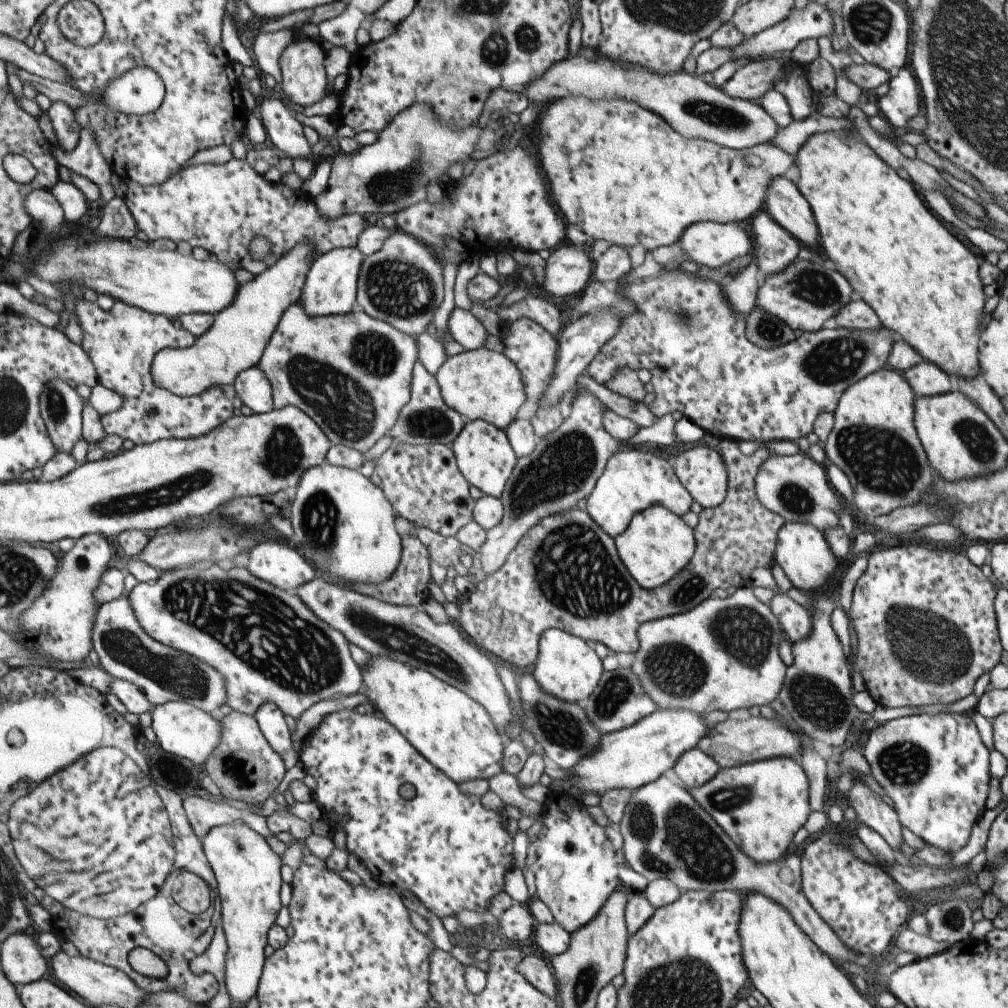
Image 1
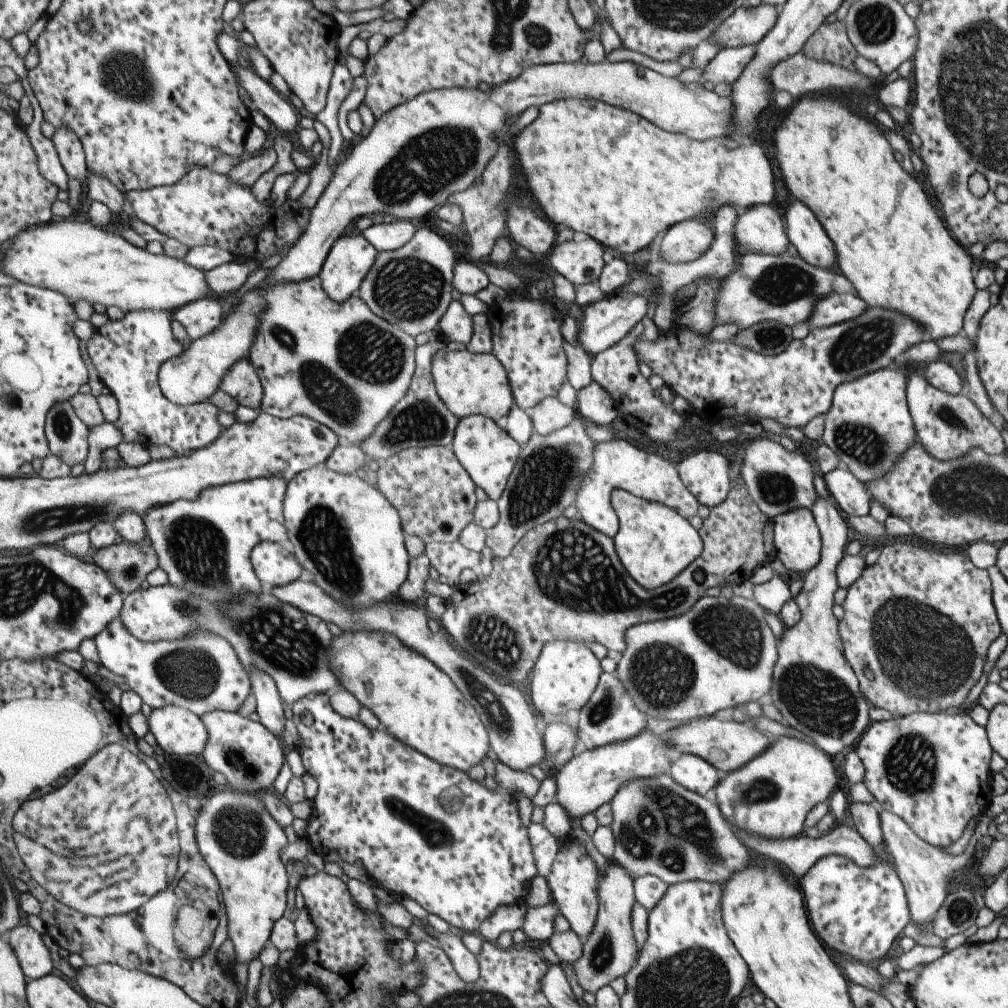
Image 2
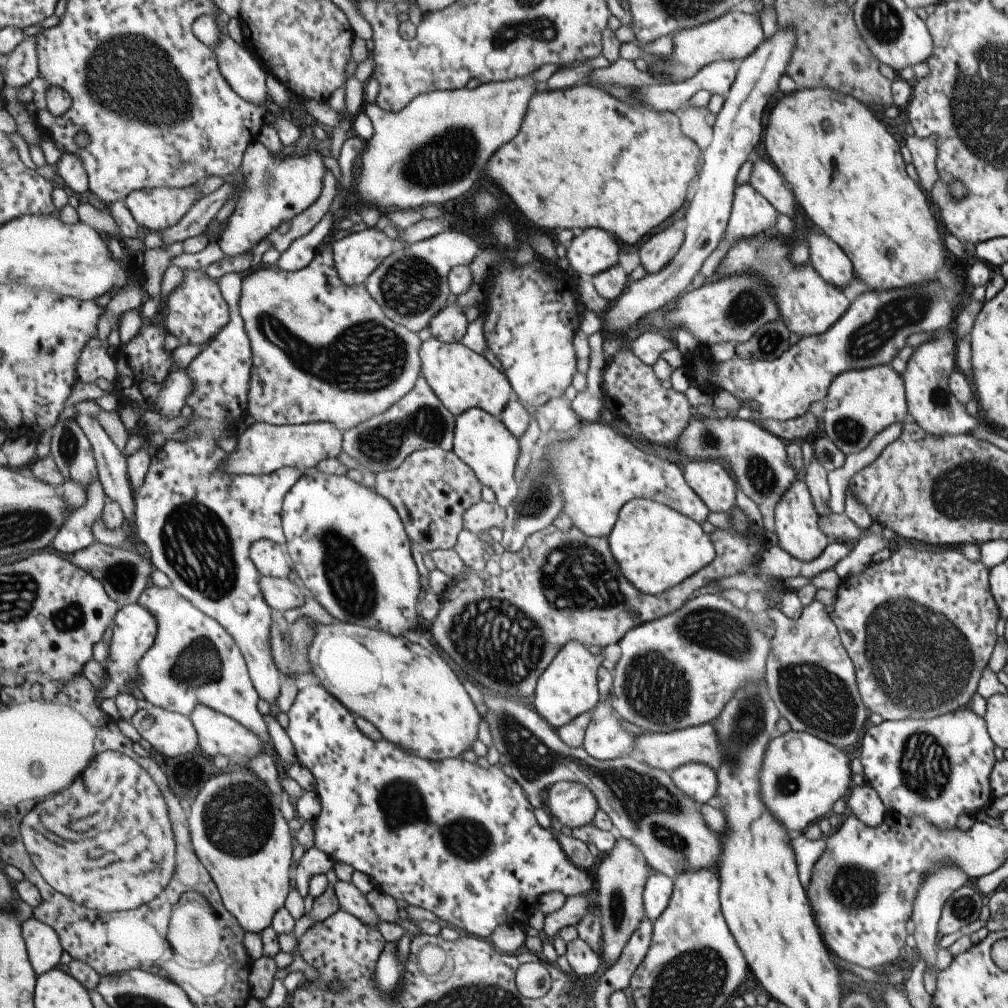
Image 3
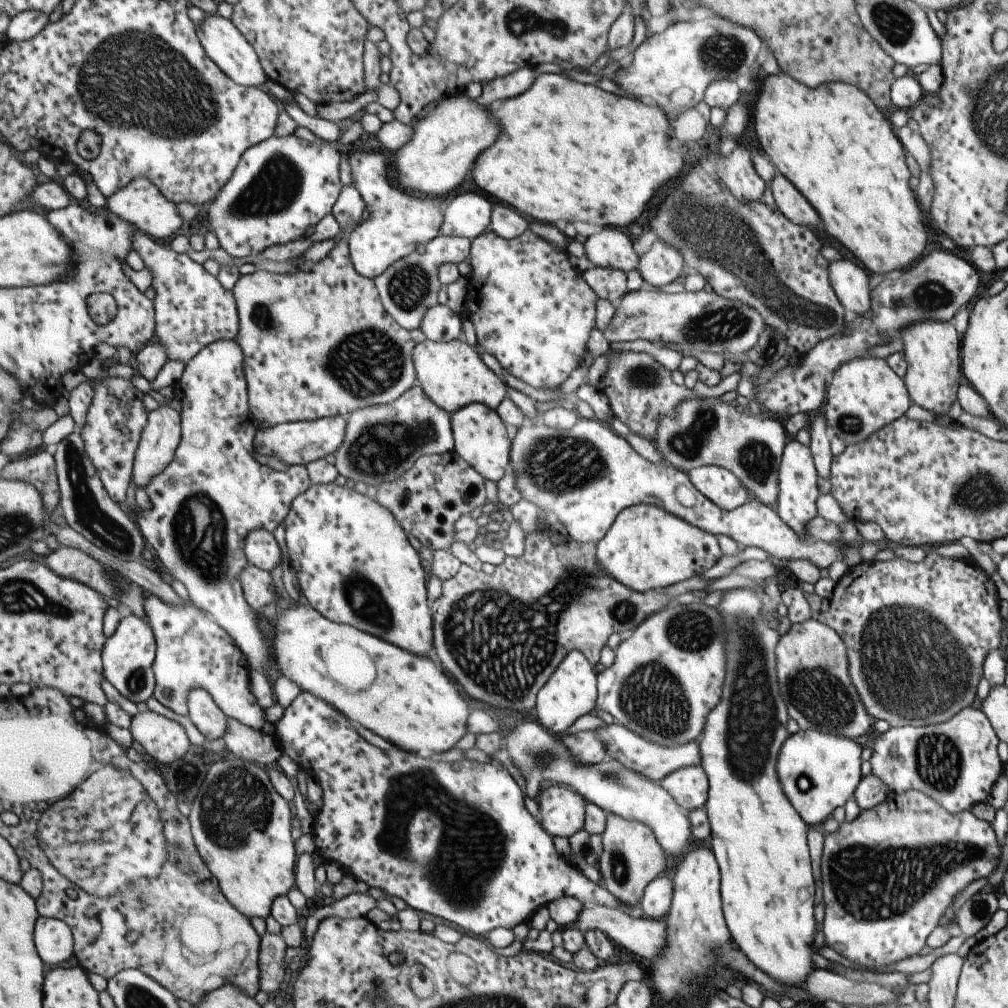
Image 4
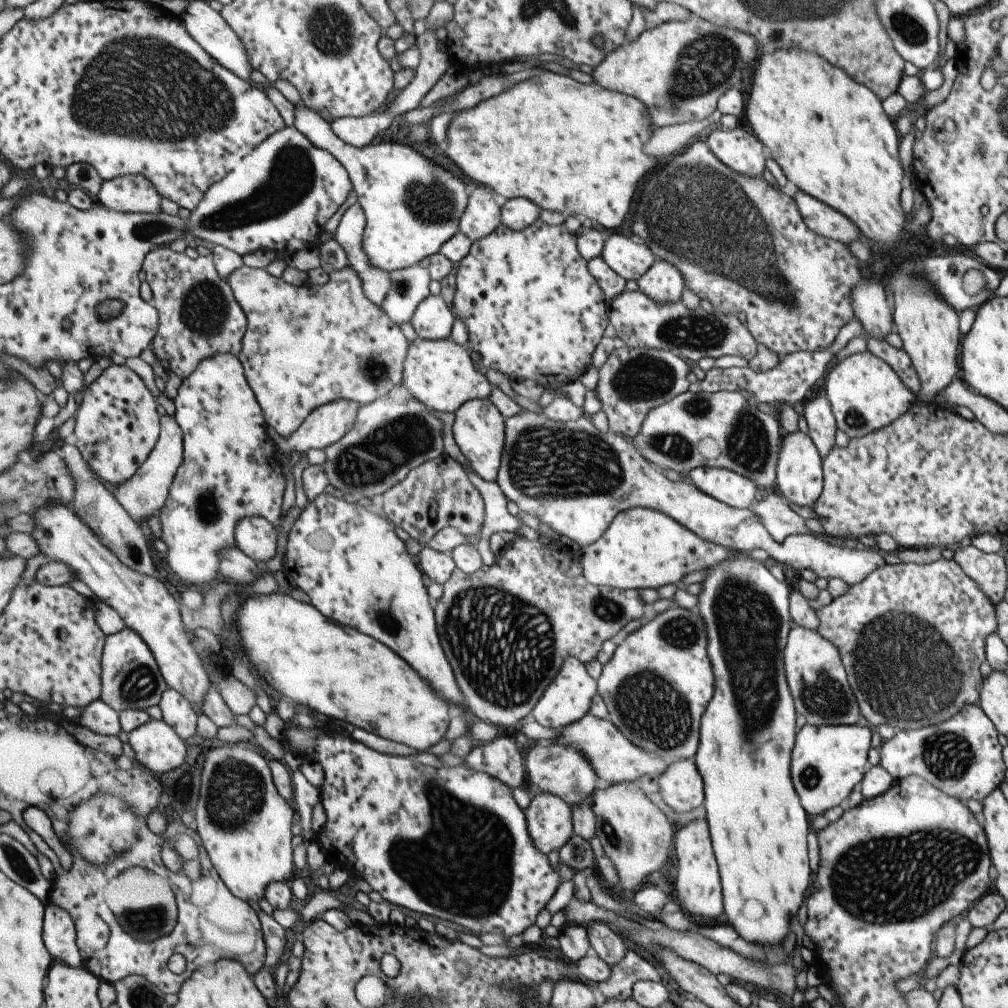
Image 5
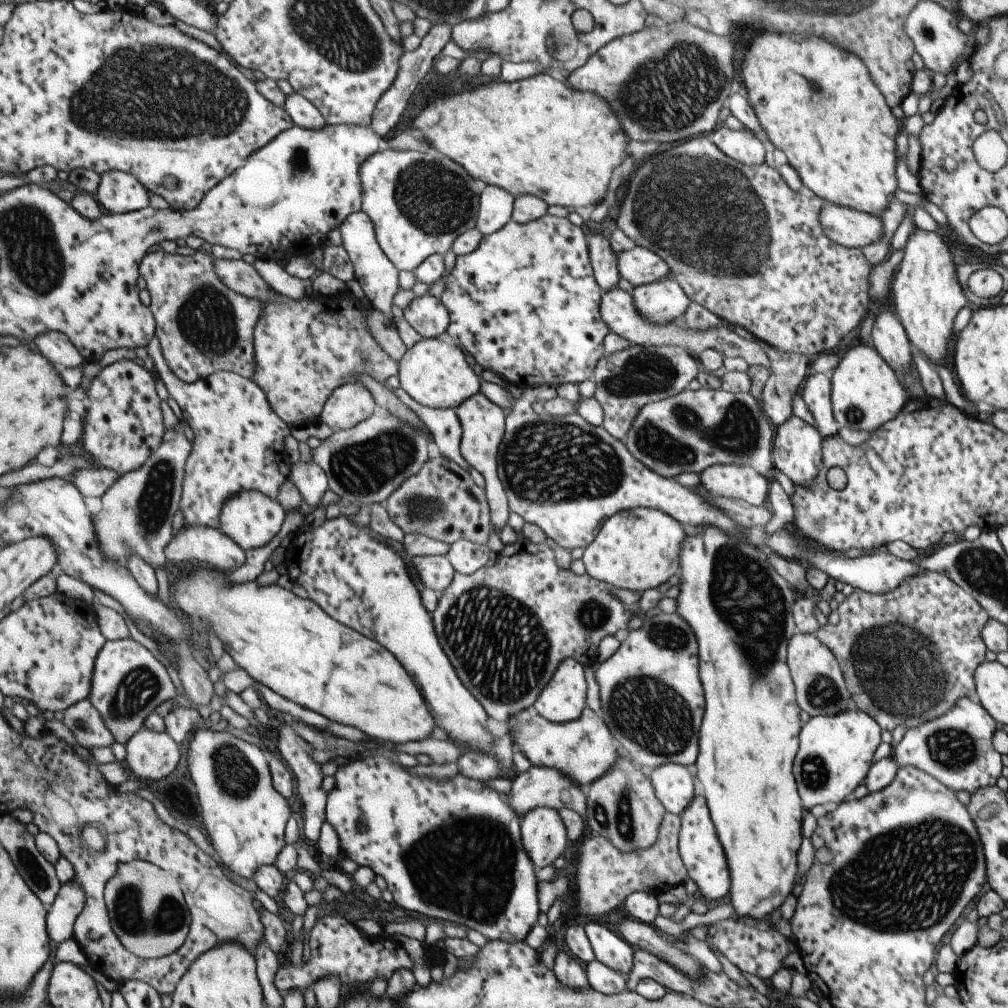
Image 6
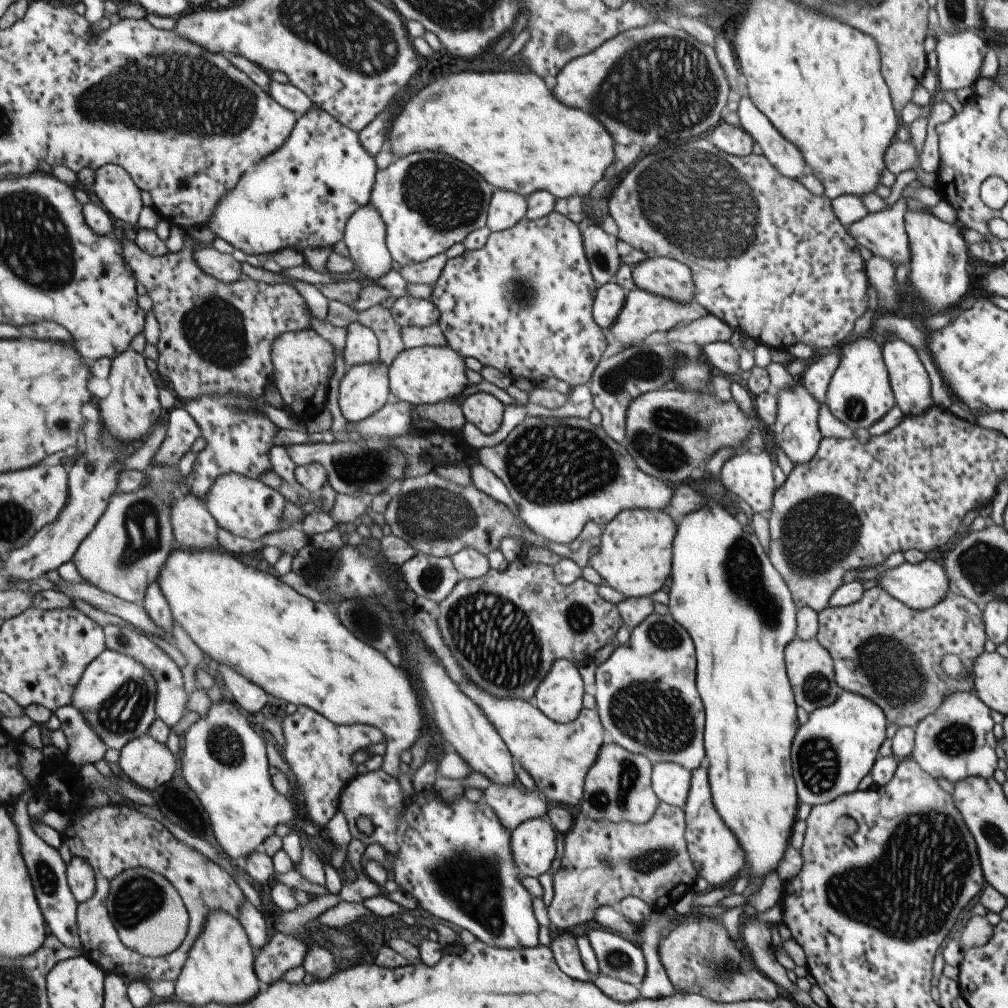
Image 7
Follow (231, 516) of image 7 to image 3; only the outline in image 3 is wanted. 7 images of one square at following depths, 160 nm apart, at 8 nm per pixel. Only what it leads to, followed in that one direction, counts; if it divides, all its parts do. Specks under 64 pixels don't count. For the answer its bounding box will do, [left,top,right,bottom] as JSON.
[248,537,292,578]

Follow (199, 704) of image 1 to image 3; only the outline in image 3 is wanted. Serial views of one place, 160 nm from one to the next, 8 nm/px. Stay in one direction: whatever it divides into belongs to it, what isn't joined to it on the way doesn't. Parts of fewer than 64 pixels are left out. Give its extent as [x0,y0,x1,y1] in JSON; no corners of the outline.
[136,587,277,761]

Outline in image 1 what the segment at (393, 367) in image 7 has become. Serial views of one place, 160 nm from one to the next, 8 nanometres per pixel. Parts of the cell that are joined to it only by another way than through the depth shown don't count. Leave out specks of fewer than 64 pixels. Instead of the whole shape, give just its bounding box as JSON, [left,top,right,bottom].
[434,348,525,430]

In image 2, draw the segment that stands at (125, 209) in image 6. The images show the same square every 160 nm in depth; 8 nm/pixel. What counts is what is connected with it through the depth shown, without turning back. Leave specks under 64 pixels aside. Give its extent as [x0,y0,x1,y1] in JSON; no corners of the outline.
[126,167,302,262]

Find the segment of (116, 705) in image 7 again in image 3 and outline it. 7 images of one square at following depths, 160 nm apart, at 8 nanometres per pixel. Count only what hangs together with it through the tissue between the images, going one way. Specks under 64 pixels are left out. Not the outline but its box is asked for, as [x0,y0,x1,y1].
[95,602,155,703]

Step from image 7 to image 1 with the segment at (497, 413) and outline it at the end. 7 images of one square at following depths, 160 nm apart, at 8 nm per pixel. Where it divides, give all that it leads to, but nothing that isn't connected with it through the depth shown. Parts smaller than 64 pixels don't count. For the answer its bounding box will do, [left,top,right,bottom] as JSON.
[451,420,516,499]

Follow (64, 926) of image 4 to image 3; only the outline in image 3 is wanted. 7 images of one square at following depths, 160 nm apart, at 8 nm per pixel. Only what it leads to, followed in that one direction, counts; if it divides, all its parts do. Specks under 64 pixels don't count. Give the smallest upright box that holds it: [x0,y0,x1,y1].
[23,916,66,976]

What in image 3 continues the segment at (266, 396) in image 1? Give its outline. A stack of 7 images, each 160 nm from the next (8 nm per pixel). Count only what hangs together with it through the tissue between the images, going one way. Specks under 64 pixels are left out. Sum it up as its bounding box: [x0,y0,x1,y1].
[132,273,302,712]

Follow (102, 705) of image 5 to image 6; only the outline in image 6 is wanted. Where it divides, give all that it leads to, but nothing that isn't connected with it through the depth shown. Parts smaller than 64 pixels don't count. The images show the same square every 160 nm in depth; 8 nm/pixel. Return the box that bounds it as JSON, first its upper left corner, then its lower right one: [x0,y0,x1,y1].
[63,699,116,751]

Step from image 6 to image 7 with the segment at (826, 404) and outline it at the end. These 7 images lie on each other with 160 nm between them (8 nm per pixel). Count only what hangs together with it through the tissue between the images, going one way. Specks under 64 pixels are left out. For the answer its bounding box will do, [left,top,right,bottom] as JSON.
[801,352,838,405]

